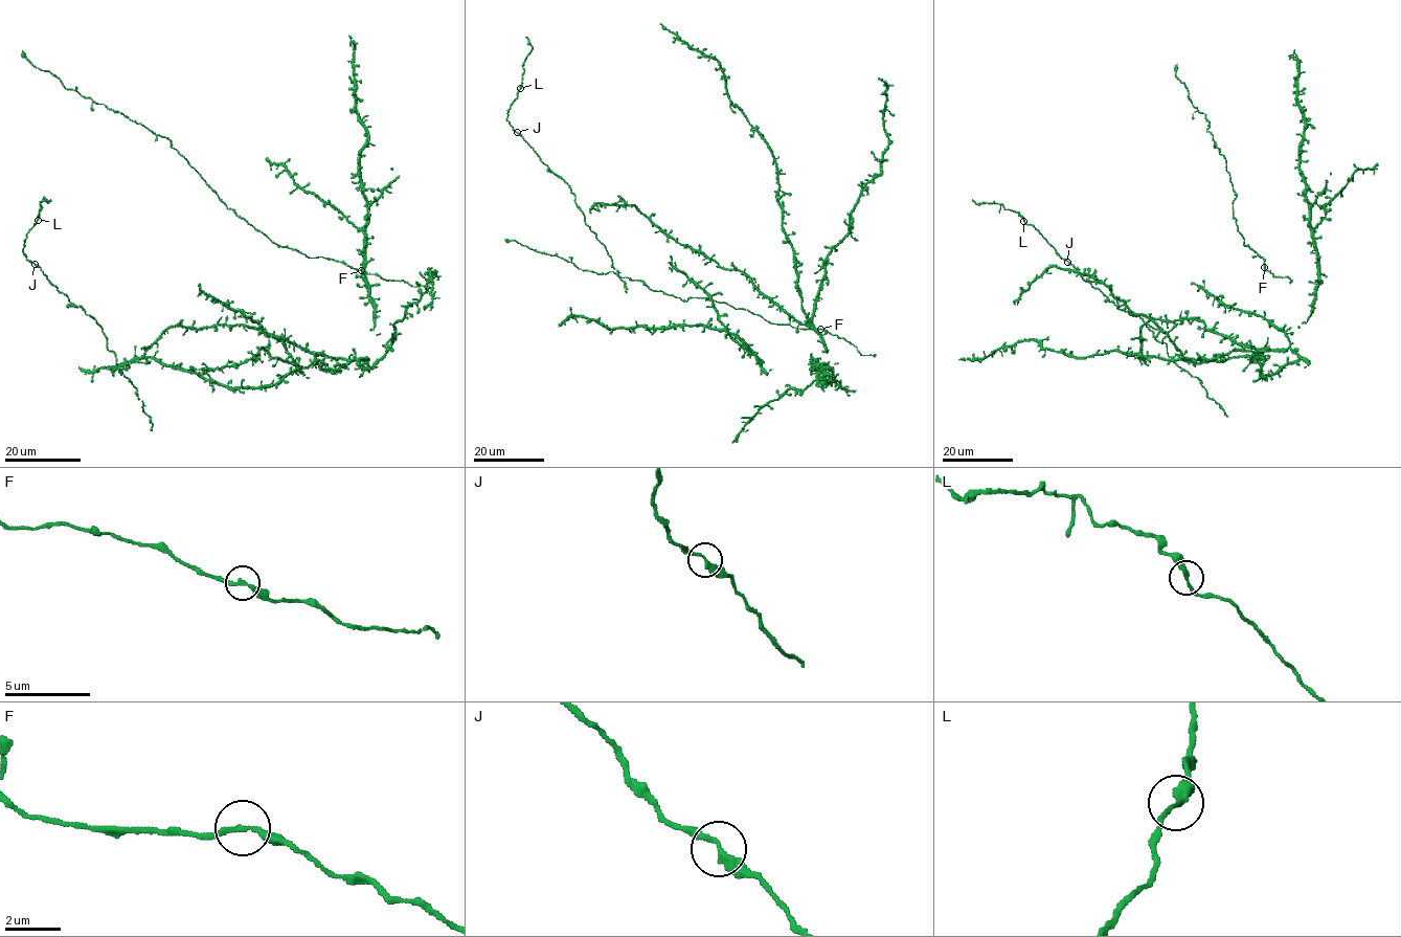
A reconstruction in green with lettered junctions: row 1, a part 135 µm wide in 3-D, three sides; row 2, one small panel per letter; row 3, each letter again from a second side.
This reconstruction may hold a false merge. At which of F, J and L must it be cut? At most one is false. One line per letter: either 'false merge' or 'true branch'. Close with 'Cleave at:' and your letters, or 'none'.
F: true branch
J: true branch
L: true branch
Cleave at: none

